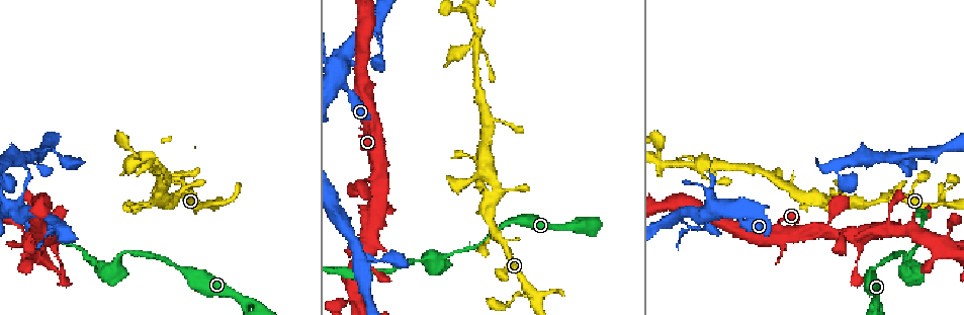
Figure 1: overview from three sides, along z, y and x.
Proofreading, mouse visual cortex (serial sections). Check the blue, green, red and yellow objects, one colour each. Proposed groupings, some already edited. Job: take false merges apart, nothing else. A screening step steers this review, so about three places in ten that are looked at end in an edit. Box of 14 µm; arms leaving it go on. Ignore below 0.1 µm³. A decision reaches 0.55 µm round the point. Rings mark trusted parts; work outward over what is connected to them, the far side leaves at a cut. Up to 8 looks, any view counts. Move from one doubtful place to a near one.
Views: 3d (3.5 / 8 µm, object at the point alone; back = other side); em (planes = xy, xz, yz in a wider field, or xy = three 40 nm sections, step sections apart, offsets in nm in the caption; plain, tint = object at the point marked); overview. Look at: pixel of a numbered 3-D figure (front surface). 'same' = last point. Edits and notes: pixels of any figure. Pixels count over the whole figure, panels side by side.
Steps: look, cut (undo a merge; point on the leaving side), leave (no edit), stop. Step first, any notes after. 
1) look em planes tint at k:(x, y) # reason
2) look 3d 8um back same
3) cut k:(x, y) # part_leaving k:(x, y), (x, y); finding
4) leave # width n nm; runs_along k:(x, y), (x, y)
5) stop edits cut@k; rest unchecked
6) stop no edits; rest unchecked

look 3d 3.5um at 1:(904, 262) # calibre changes

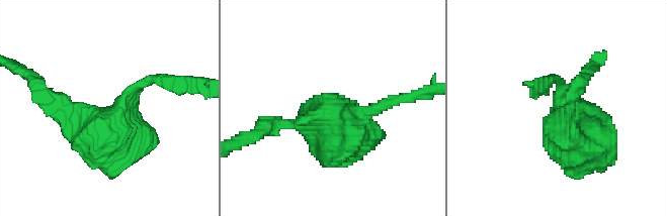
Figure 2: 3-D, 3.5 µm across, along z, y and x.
look em xy step 3 tint at 2:(347, 114) # need the tissue

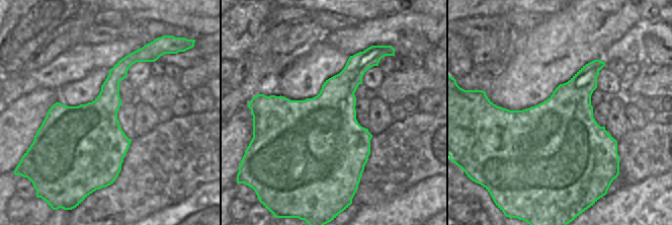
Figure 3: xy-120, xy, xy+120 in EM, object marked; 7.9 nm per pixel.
leave # width 700 nm; runs_along 2:(393, 99), (359, 115), (290, 125); continuous, no second cell

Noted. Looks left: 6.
look em xy step 3 tint at 1:(584, 223) # calibre changes

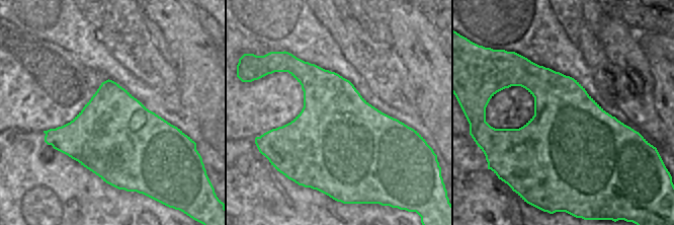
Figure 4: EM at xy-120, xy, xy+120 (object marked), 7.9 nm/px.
look 3d 3.5um same # wider look

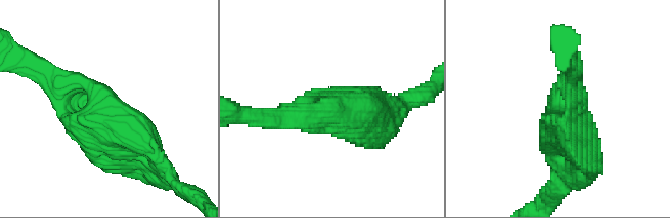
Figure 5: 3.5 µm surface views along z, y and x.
leave # runs_along 5:(39, 67), (148, 131); all the same cell

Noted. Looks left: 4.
look 3d 3.5um at 1:(339, 81) # abrupt turn

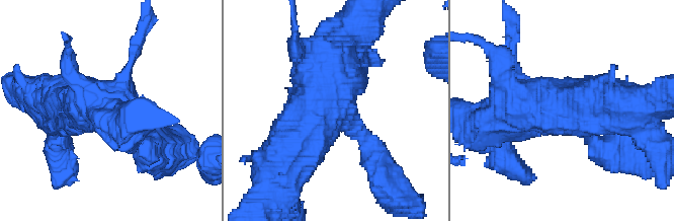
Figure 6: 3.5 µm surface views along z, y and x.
look em xy step 3 tint at 6:(336, 108)

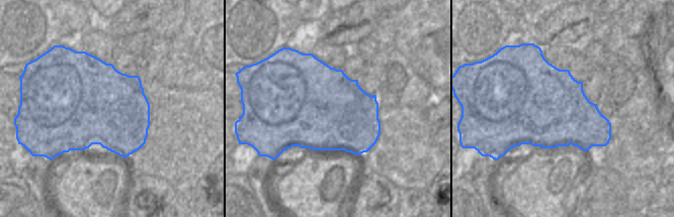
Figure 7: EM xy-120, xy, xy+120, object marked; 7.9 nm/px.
leave # width 700 nm; runs_along 6:(593, 144), (552, 106), (485, 116); all the same cell

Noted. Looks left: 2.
stop no edits; rest unchecked

